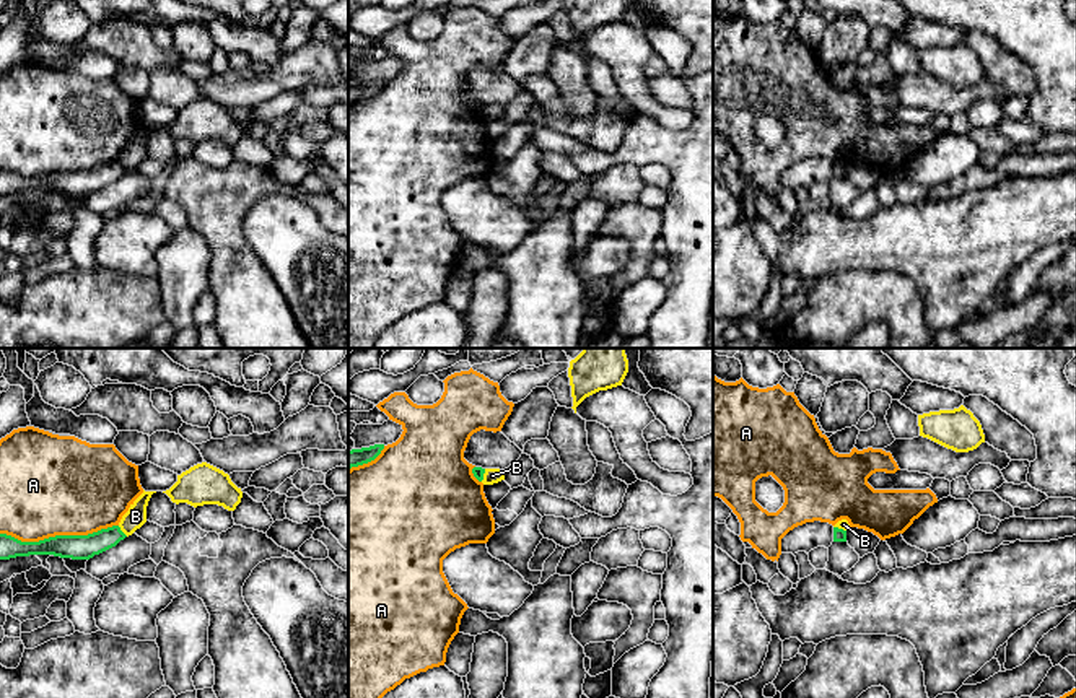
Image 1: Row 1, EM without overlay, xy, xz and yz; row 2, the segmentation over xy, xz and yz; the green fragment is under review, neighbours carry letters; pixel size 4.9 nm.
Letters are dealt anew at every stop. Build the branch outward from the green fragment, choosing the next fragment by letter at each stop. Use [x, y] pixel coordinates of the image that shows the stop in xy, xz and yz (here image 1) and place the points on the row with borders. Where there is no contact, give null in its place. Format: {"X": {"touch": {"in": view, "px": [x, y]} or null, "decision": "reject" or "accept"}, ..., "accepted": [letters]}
{"A": {"touch": {"in": "xy", "px": [59, 536]}, "decision": "reject"}, "B": {"touch": {"in": "xy", "px": [121, 531]}, "decision": "reject"}, "accepted": []}

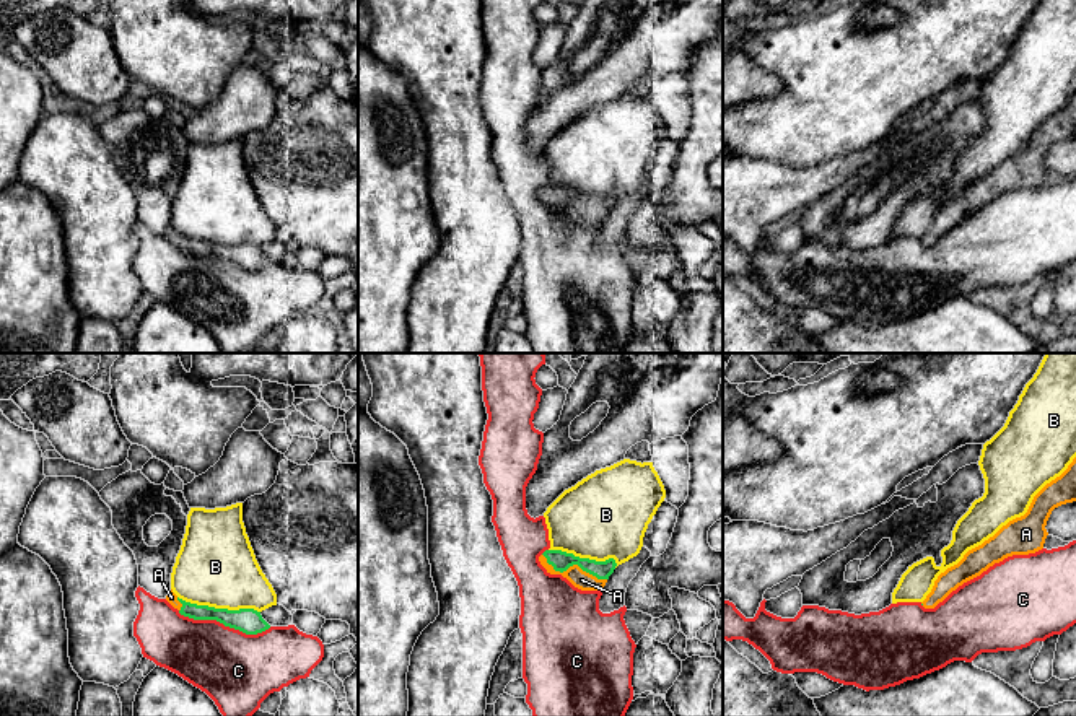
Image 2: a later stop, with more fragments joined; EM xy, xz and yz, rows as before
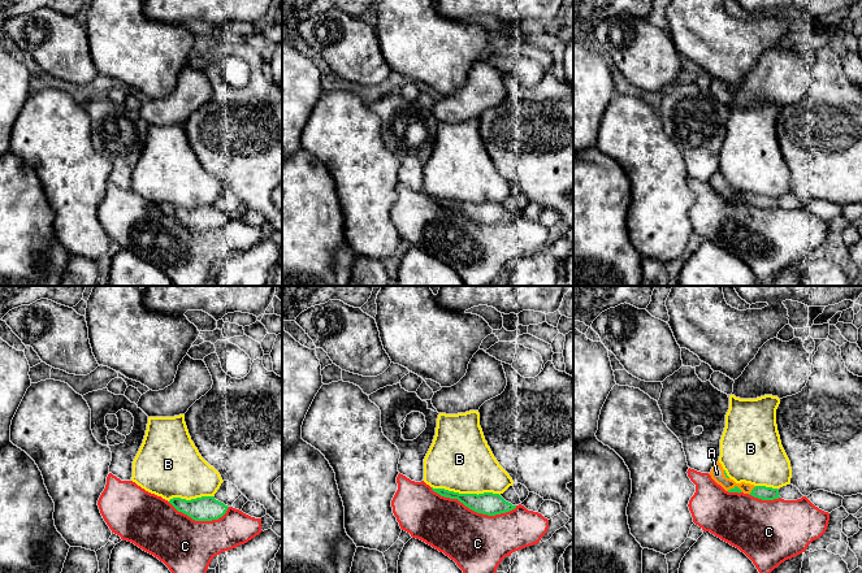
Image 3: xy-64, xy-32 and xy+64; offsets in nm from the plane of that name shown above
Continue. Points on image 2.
{"A": {"touch": {"in": "xz", "px": [573, 563]}, "decision": "accept"}, "B": {"touch": {"in": "xy", "px": [218, 609]}, "decision": "reject"}, "C": {"touch": {"in": "xy", "px": [225, 625]}, "decision": "reject"}, "accepted": ["A"]}

